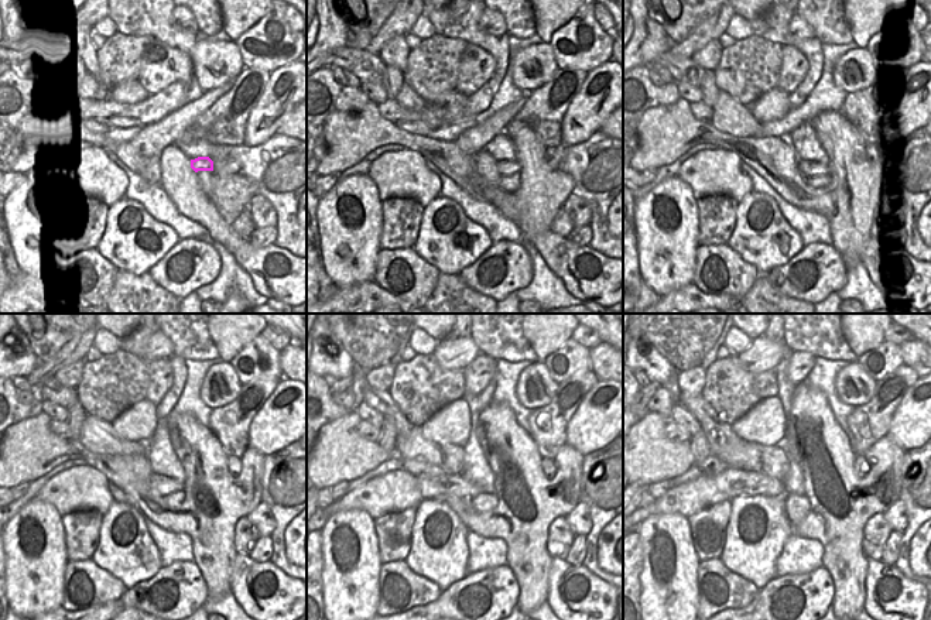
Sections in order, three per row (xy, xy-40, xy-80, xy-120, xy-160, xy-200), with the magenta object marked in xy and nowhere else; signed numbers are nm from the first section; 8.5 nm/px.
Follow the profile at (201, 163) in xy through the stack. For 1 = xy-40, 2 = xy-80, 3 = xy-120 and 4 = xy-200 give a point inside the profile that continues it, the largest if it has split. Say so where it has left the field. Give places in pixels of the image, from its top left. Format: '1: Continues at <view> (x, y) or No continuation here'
1: Continues at xy-40 (513, 165)
2: Continues at xy-80 (808, 168)
3: Continues at xy-120 (164, 485)
4: Continues at xy-200 (735, 483)

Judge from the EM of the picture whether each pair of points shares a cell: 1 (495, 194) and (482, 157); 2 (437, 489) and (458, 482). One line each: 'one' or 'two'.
1: one
2: one

